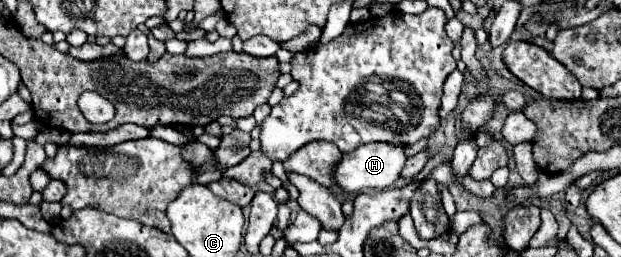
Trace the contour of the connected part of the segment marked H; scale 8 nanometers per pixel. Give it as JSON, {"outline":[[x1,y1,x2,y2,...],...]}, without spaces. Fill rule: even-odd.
{"outline":[[367,143,367,145,359,145,353,153,345,153,343,155,343,159,339,161,339,165,335,169,335,179,343,187,345,193,361,193,361,191,367,191,367,189,389,189,399,179,401,169,405,167,407,159,409,159,409,155,405,153,405,145,387,145,387,143]]}

